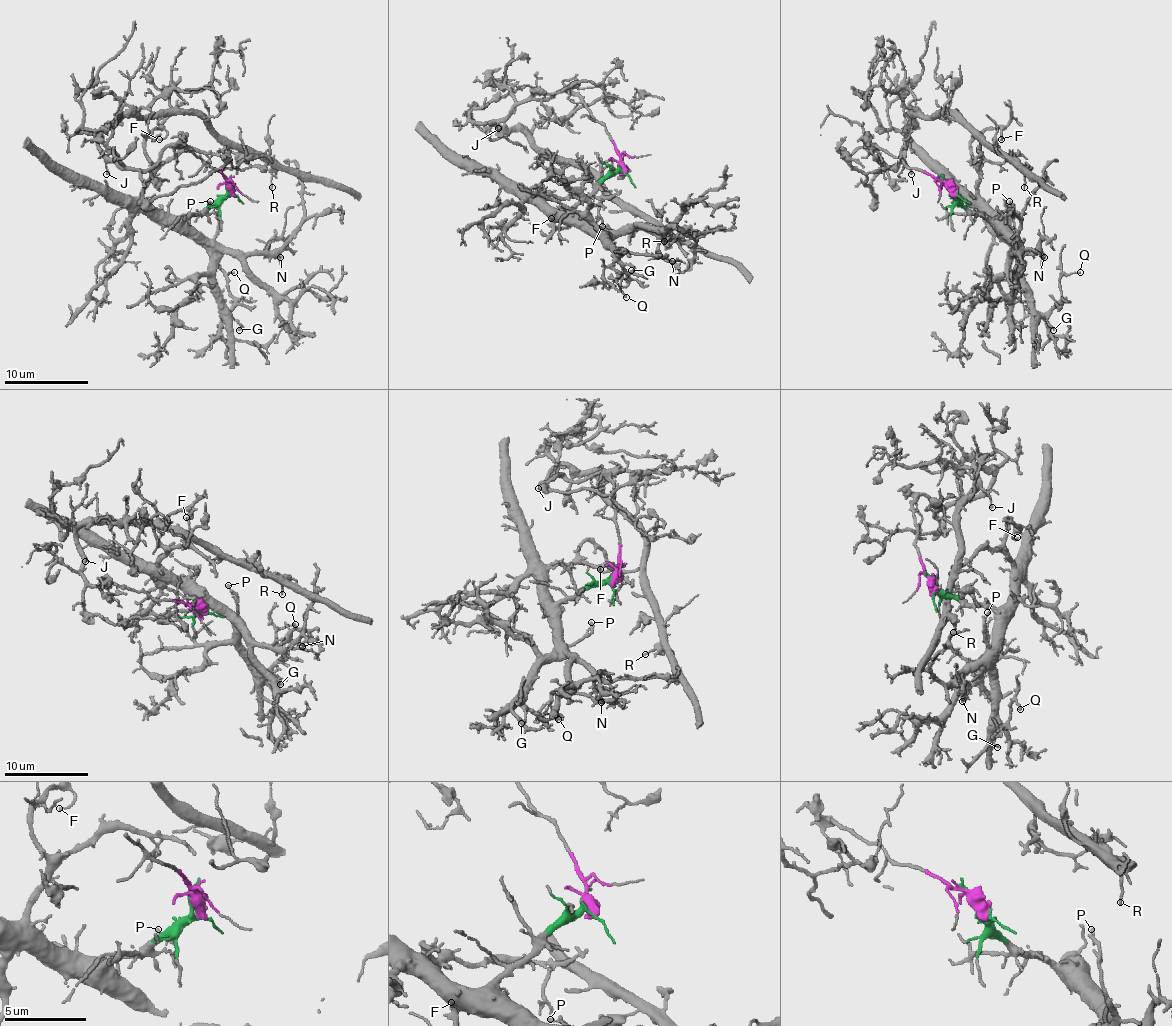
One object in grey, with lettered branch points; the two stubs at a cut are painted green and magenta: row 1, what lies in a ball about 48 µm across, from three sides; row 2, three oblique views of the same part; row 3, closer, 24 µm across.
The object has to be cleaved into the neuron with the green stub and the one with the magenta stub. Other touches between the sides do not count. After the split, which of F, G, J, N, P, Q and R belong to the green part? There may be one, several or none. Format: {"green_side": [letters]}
{"green_side": ["F", "G", "N", "P", "Q"]}

